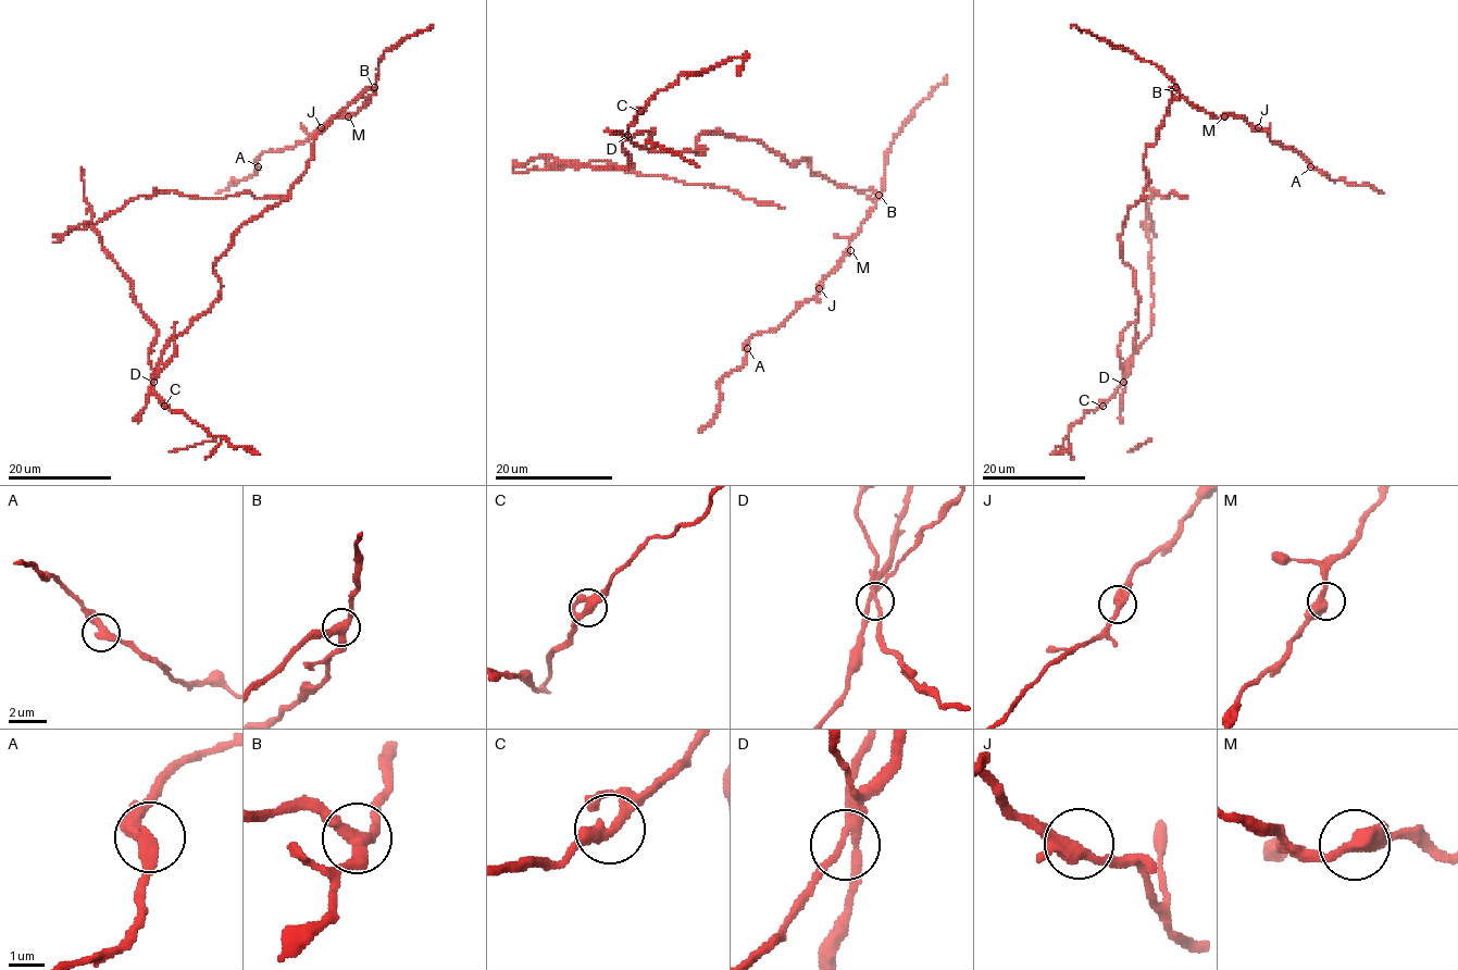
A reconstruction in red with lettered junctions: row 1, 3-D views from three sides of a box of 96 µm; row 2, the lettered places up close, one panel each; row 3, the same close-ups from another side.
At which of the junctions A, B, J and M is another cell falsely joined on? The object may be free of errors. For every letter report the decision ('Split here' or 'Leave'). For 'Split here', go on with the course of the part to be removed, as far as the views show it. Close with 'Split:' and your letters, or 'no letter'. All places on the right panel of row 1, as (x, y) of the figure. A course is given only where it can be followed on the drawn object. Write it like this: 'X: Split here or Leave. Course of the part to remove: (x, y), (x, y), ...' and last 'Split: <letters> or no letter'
A: Leave
B: Split here. Course of the part to remove: (1176, 87), (1119, 236), (1138, 299), (1125, 373), (1151, 328), (1145, 201), (1187, 197)
J: Leave
M: Leave
Split: B

